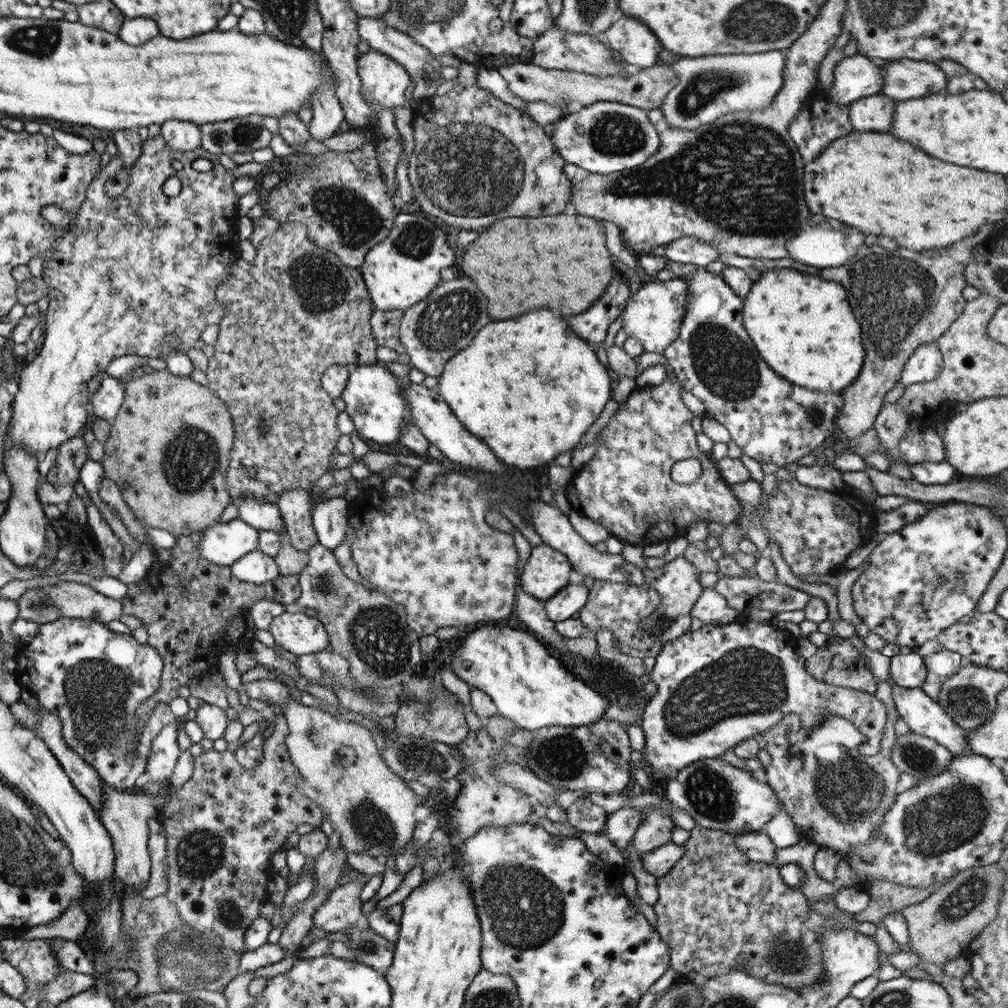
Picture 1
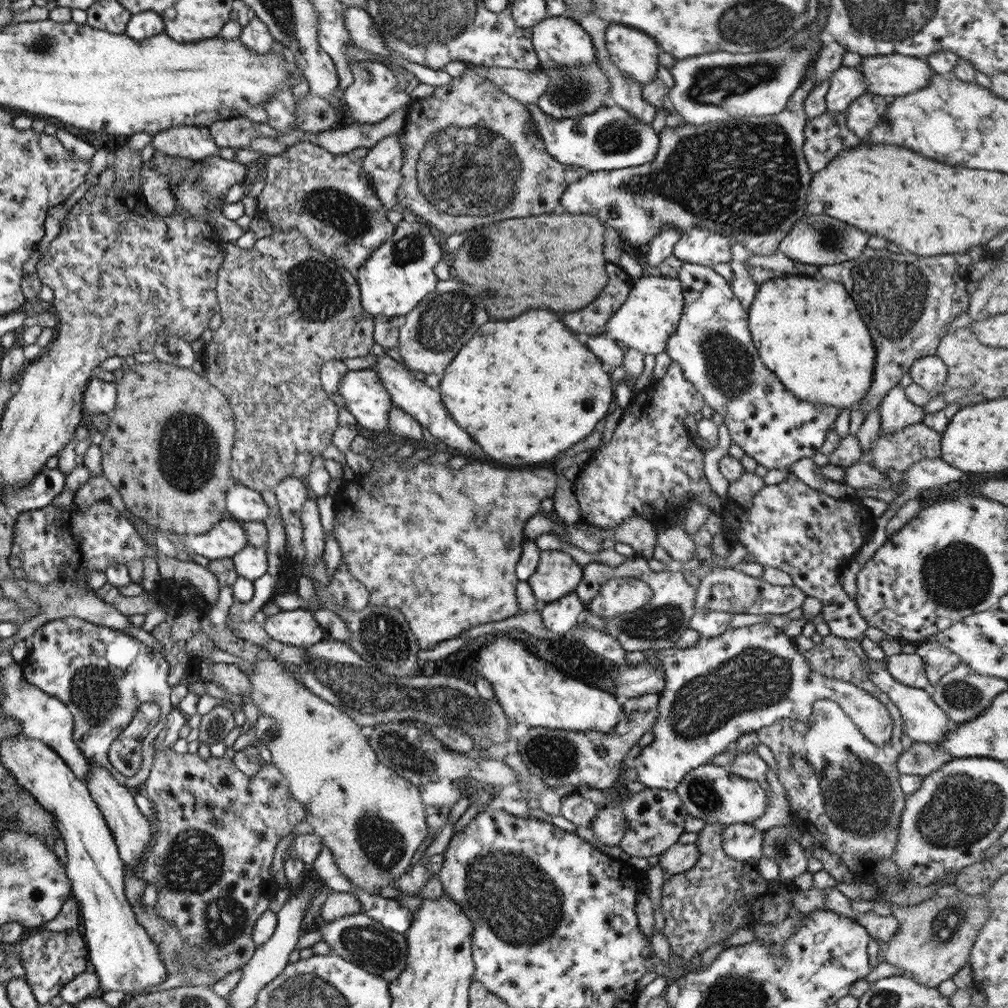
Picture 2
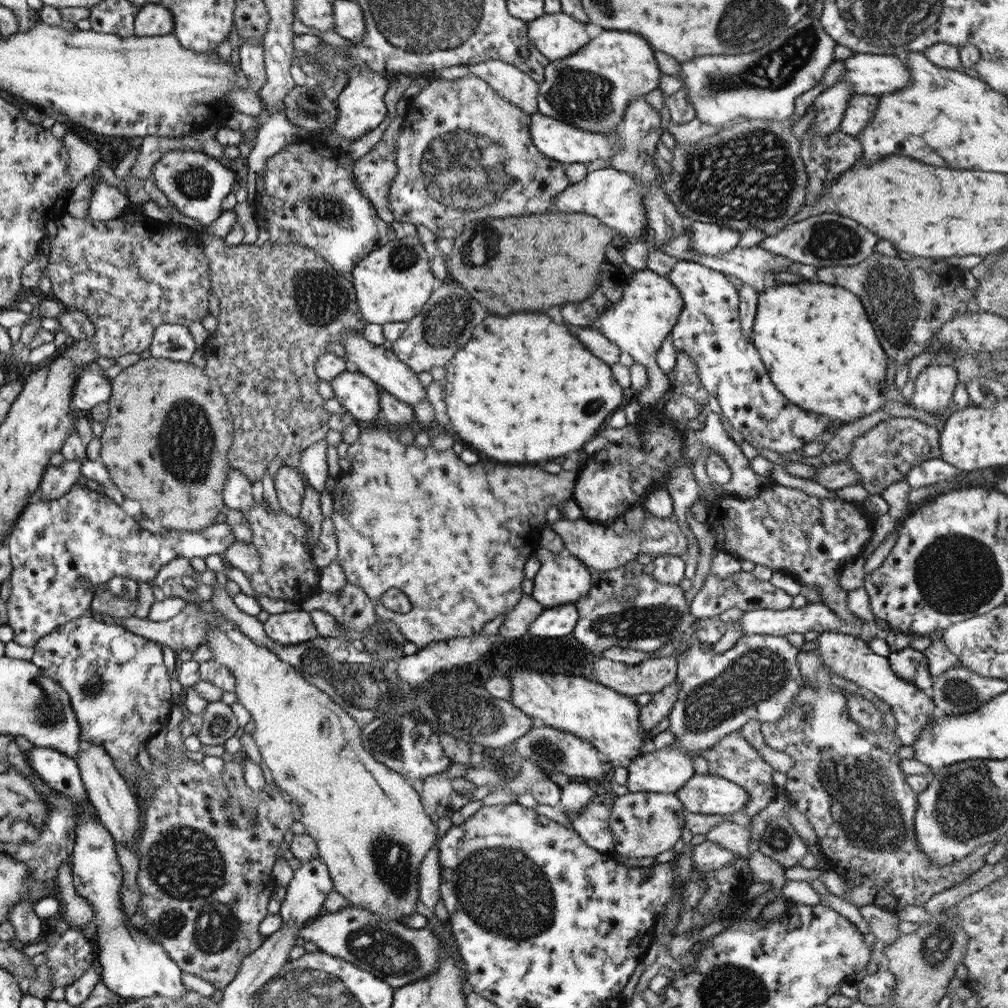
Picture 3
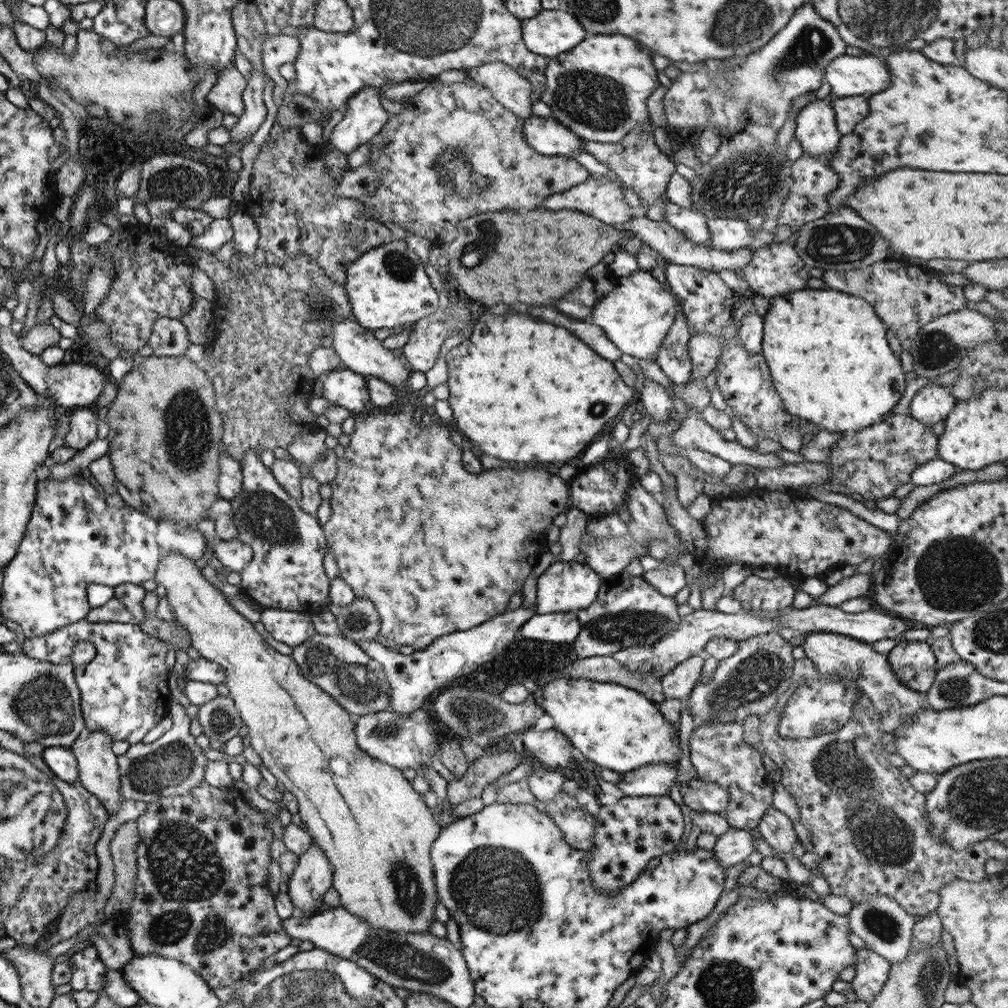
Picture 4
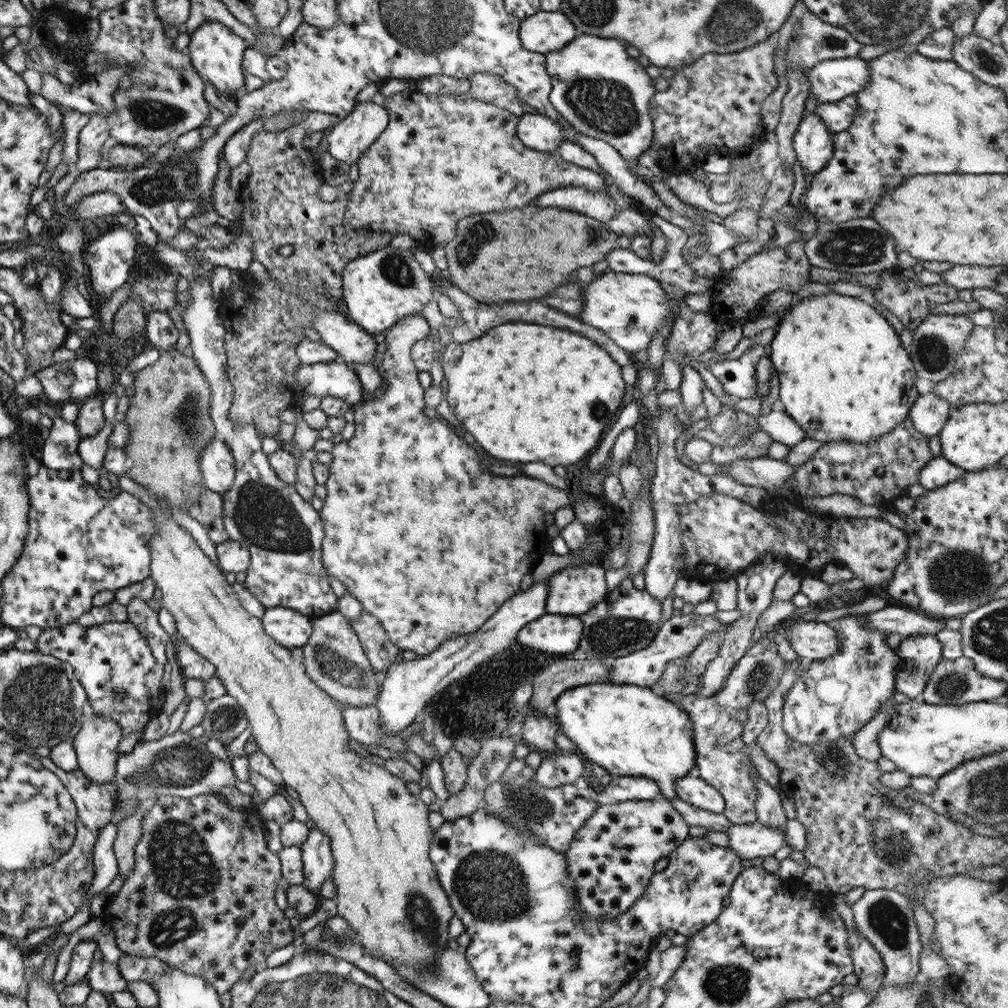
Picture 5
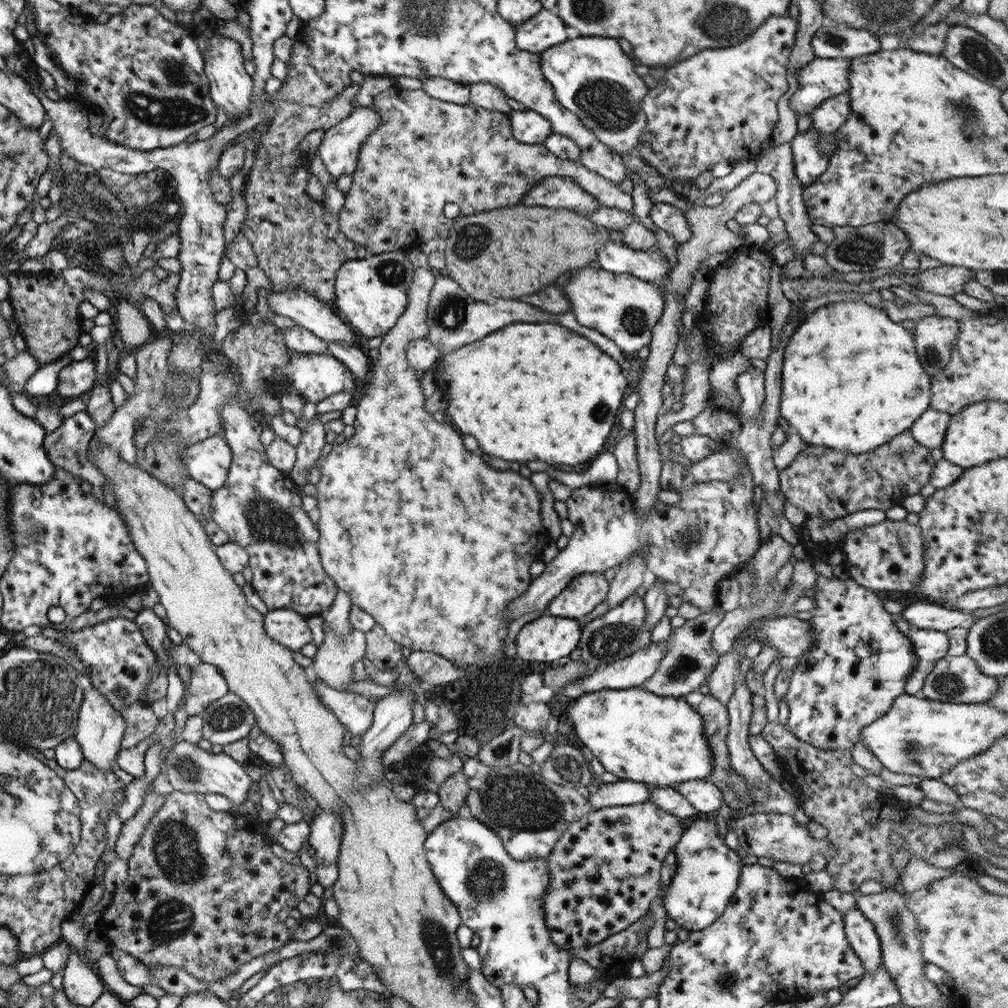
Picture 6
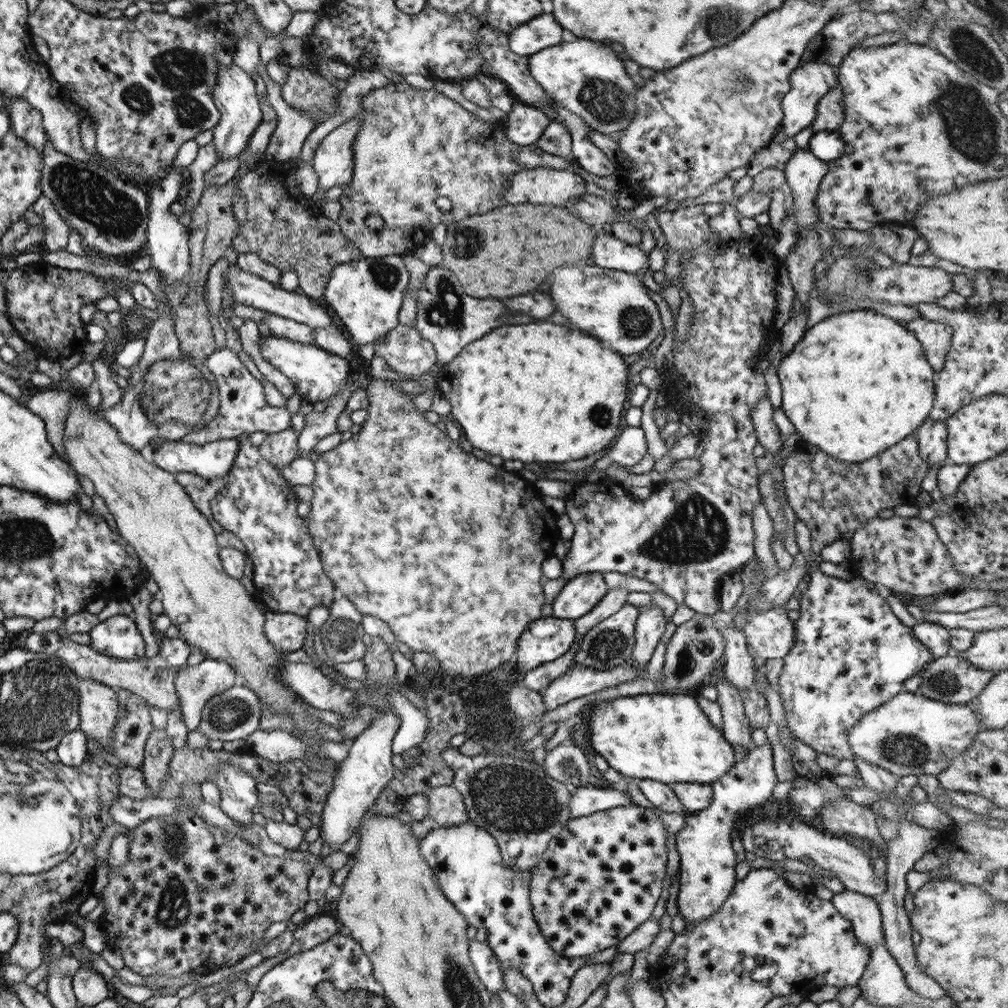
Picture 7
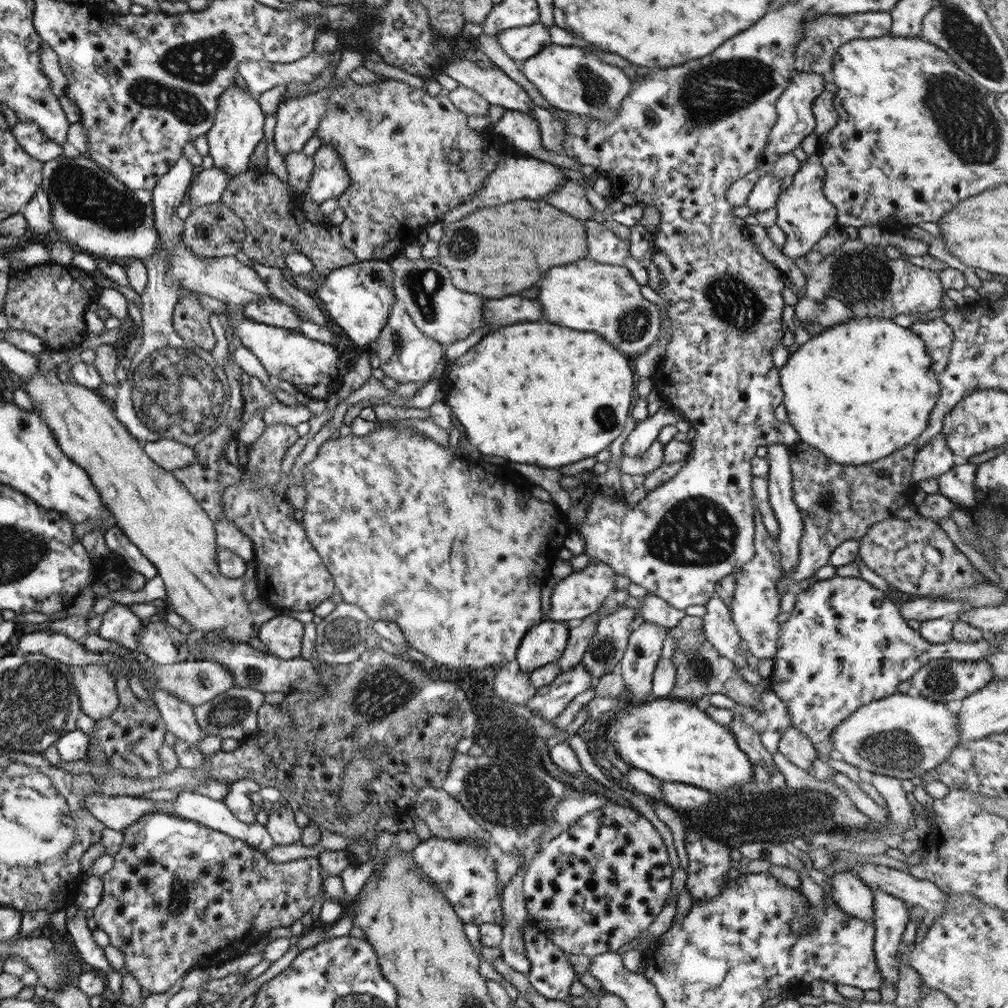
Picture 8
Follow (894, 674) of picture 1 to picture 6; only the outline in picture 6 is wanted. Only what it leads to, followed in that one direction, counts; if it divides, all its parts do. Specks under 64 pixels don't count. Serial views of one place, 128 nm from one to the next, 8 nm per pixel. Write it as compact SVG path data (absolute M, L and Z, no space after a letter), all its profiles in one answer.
M911 628L907 634L913 652L917 655L915 670L905 680L904 692L914 695L923 686L923 681L935 662L947 655L948 640L945 632L931 629Z

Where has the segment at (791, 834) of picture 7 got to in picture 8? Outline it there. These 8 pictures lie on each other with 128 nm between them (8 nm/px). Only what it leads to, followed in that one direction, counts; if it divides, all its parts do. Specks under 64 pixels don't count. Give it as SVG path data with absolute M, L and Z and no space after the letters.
M856 863L851 872L868 888L879 888L904 900L908 906L923 908L922 921L927 927L943 914L945 893L929 880L918 880L899 870L872 864Z

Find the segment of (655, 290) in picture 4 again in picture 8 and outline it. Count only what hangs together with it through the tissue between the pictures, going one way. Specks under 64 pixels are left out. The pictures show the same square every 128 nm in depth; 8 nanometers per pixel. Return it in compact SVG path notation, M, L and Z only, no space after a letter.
M586 257L579 259L579 262L575 262L575 264L553 266L539 280L537 302L541 304L541 312L543 312L543 318L547 322L567 326L567 328L573 328L573 330L597 332L599 336L610 342L619 353L625 356L645 352L646 347L661 333L657 306L643 298L639 293L639 284L623 265L603 264L591 261Z

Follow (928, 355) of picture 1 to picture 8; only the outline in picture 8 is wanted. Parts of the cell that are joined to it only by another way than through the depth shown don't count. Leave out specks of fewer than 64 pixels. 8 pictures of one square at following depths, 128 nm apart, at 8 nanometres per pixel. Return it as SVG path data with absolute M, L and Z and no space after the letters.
M942 434L931 436L918 452L912 463L913 482L919 483L927 478L937 478L948 472L956 463L952 452L947 448Z

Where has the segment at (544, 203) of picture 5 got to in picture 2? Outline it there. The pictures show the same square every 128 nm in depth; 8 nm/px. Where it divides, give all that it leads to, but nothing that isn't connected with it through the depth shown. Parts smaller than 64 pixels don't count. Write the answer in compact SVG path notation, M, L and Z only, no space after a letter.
M813 64L811 68L805 72L801 84L795 88L795 92L789 96L785 108L779 112L779 114L773 114L773 116L763 117L745 117L727 118L720 122L711 122L707 125L687 125L679 127L664 127L658 135L658 150L656 152L656 158L654 162L647 162L640 166L632 166L624 169L615 170L600 170L583 174L579 179L568 182L561 198L559 199L559 210L563 212L569 212L571 214L585 214L591 215L597 218L597 220L604 224L610 225L614 228L621 241L626 241L629 244L635 244L639 248L644 249L646 244L651 240L651 237L655 237L661 229L661 225L667 223L667 225L673 225L679 229L679 234L685 232L691 227L703 227L712 233L719 232L731 239L731 242L741 242L744 248L747 248L749 253L759 253L761 255L769 255L769 253L777 250L777 245L781 242L781 239L789 232L791 225L805 216L805 201L806 194L809 188L809 180L811 180L811 173L808 170L808 166L805 162L805 157L802 153L803 146L803 133L802 128L806 124L803 103L805 97L809 94L809 91L813 88Z

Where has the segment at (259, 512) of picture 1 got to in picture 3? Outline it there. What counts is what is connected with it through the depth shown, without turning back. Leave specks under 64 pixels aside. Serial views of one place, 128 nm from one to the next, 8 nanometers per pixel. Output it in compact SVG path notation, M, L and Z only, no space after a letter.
M229 468L227 477L223 481L222 501L225 507L235 509L241 514L245 514L247 509L255 501L252 494L251 482L249 482L241 472Z

